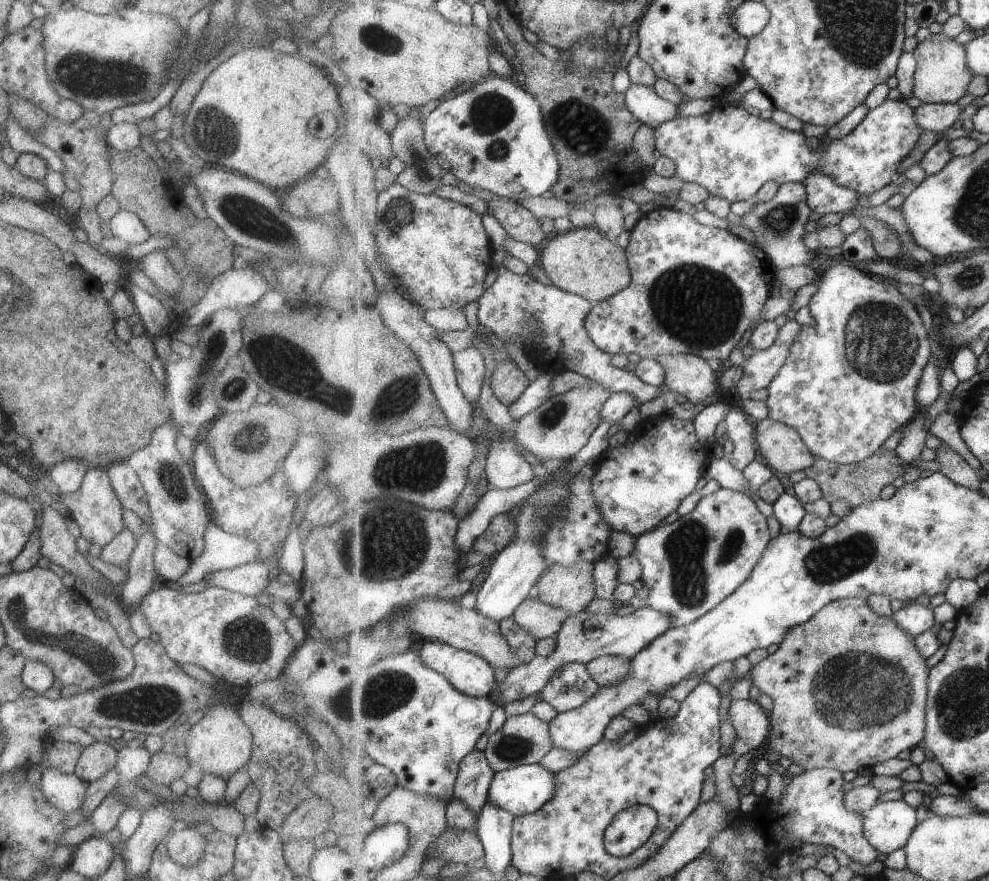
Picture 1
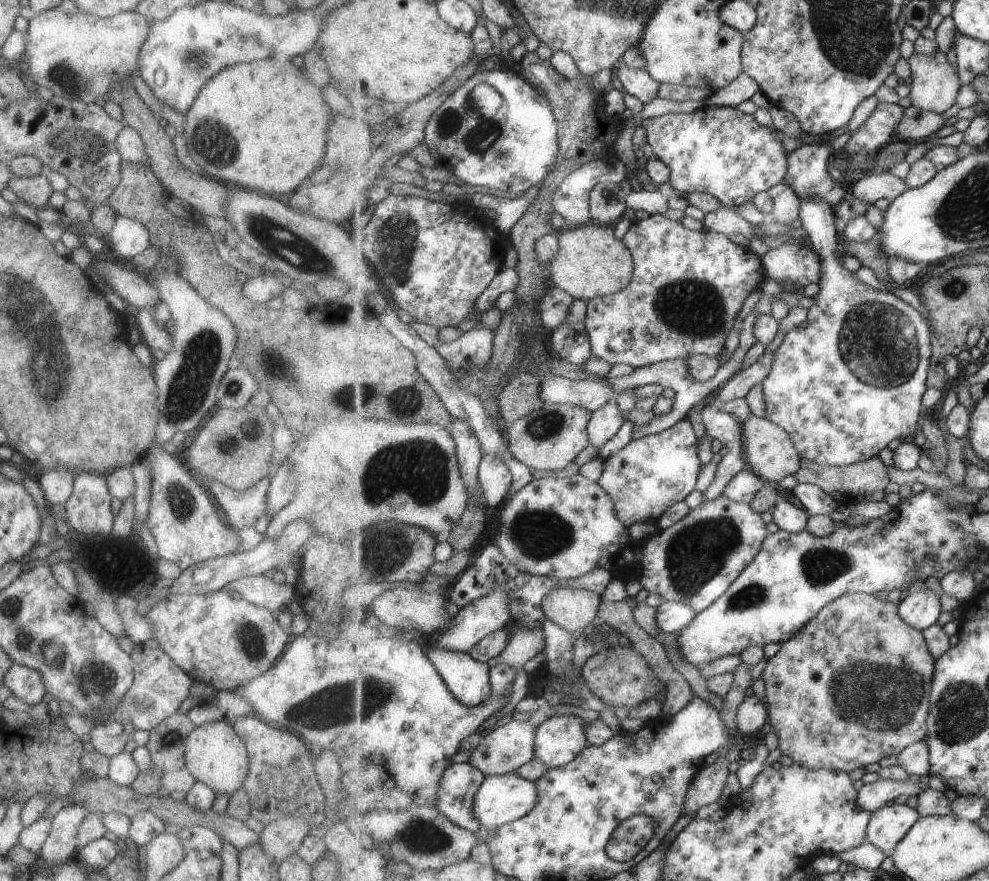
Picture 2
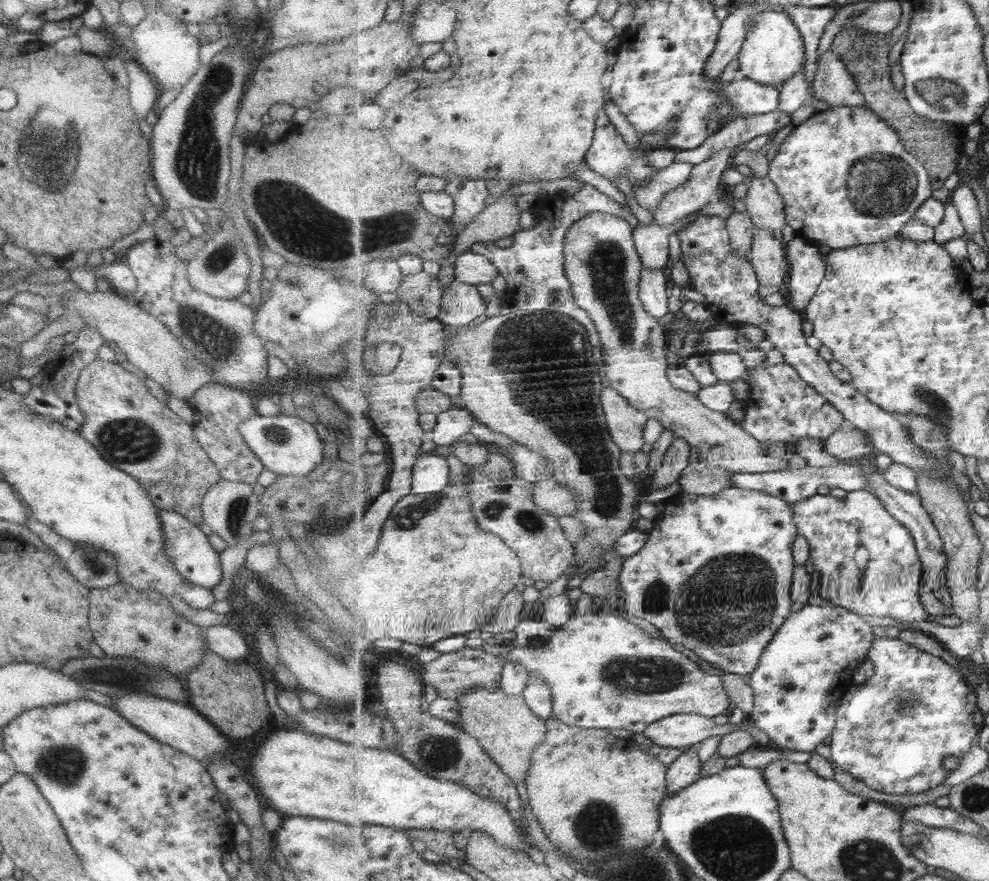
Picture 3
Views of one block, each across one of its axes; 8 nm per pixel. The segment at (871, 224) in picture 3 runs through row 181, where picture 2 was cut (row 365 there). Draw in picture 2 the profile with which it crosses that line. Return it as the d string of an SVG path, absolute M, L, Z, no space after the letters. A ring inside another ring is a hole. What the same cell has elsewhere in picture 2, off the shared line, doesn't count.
M813 196L813 198L801 199L801 210L799 210L799 219L803 224L803 228L807 233L805 242L819 253L821 256L821 282L819 282L819 292L812 298L814 301L807 313L806 320L790 330L782 340L780 347L775 351L773 358L773 370L767 376L762 388L765 400L765 416L779 424L789 432L792 436L797 450L802 458L817 462L823 466L849 466L858 462L863 462L877 456L883 448L887 448L887 443L895 438L901 438L901 441L913 441L916 433L919 431L919 419L923 410L922 400L925 392L927 392L927 379L929 371L932 367L932 329L921 316L921 312L913 308L893 295L892 292L881 292L873 289L870 285L866 285L859 281L853 271L849 271L845 262L841 260L843 256L847 256L846 250L841 244L839 230L836 227L836 219L834 213L836 209L831 206L827 200L823 200L821 196Z

